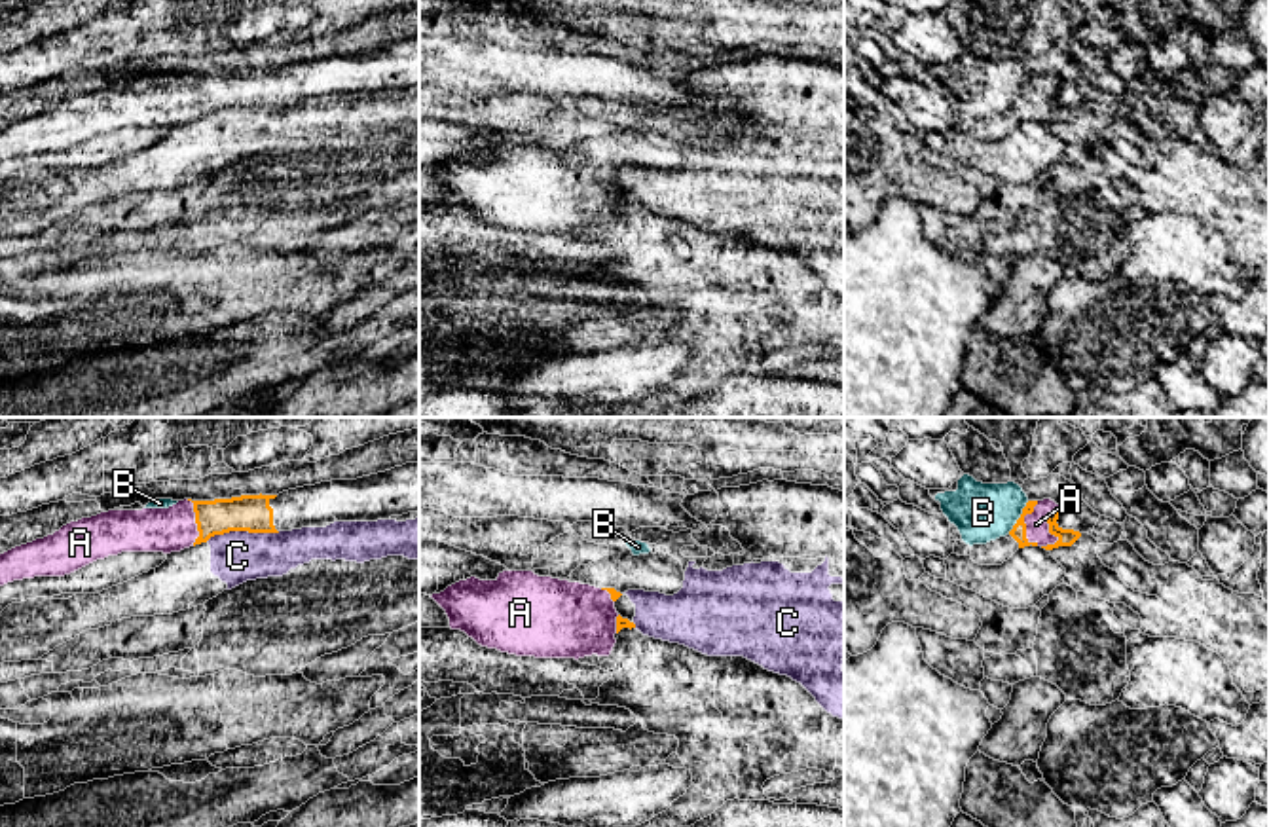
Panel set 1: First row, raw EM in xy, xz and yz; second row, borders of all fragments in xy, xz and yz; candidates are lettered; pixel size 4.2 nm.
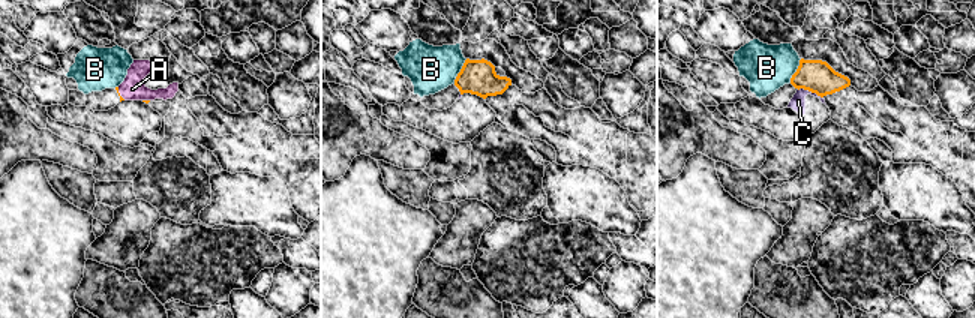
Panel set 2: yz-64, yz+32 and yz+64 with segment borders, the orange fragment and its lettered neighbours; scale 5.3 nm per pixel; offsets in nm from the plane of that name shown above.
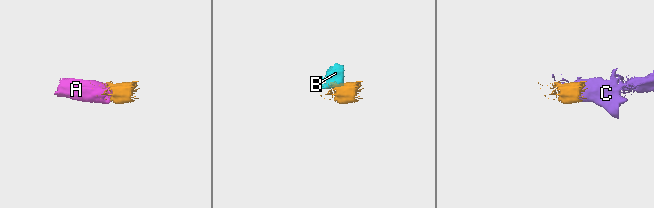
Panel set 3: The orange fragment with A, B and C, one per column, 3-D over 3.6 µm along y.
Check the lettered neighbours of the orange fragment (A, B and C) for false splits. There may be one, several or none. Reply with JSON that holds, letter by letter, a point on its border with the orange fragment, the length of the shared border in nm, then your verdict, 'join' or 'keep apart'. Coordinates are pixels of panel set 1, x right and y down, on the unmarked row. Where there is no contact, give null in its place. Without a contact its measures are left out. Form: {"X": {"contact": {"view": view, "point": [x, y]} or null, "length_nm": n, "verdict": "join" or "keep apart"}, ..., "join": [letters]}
{"A": {"contact": {"view": "yz", "point": [1049, 105]}, "length_nm": 200, "verdict": "join"}, "B": {"contact": {"view": "yz", "point": [1019, 93]}, "length_nm": 170, "verdict": "keep apart"}, "C": {"contact": {"view": "xy", "point": [241, 105]}, "length_nm": 320, "verdict": "keep apart"}, "join": ["A"]}

